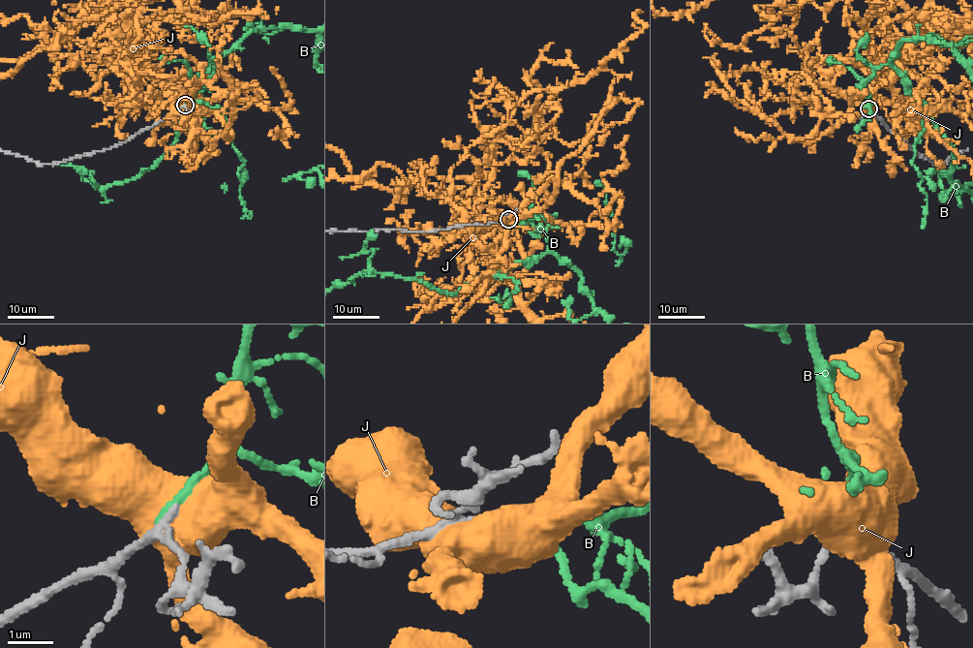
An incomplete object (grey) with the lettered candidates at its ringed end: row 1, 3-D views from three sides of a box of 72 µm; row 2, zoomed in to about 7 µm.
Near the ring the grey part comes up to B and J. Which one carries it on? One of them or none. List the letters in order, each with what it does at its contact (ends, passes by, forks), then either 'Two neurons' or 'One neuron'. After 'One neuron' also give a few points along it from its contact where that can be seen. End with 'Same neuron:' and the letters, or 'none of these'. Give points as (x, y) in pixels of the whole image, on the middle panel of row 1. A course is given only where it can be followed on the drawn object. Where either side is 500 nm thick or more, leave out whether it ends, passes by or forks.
B: It ends there. Two neurons
J: Two neurons
Same neuron: none of these

